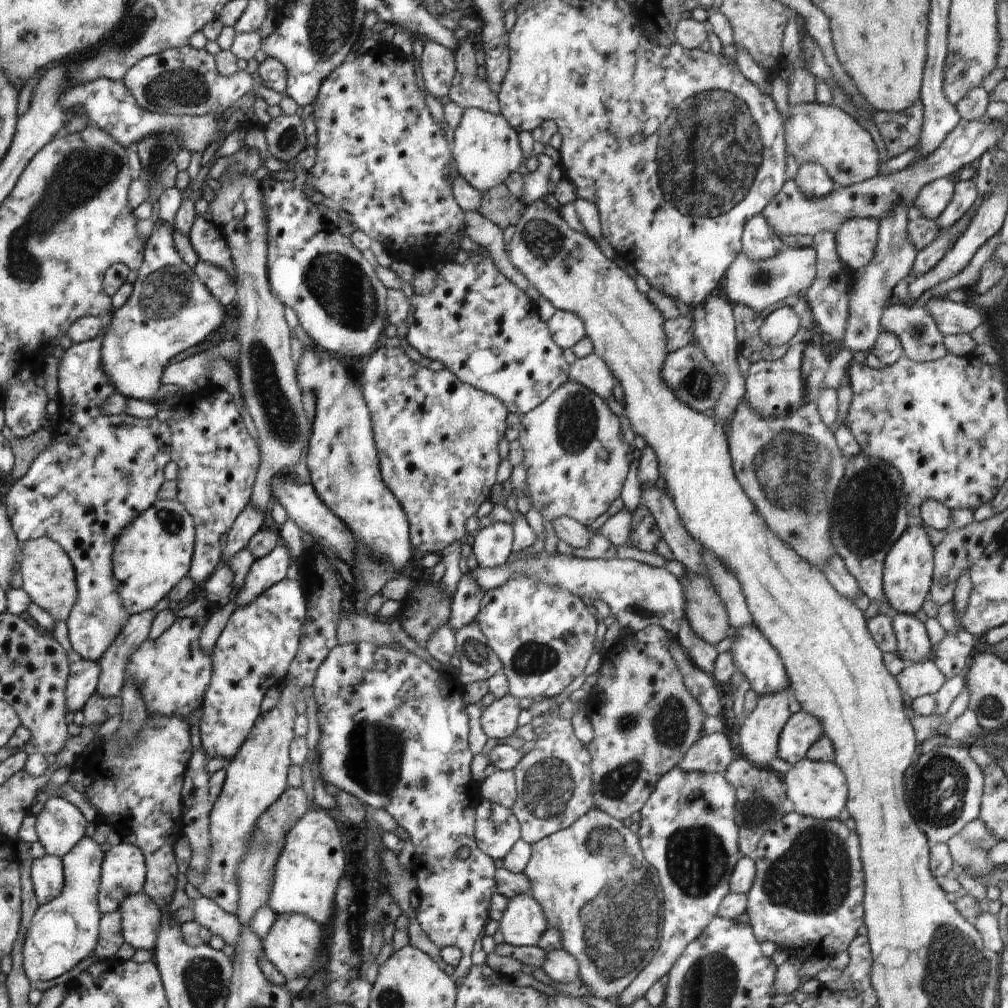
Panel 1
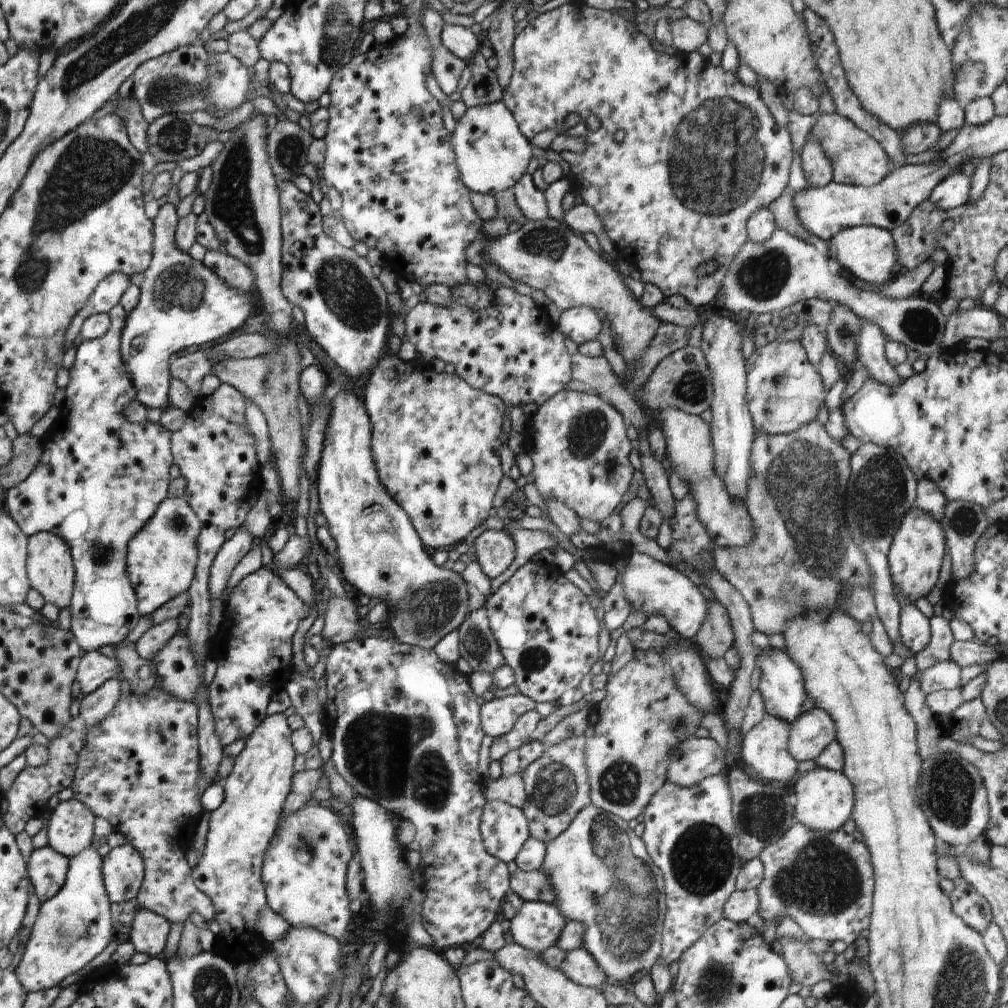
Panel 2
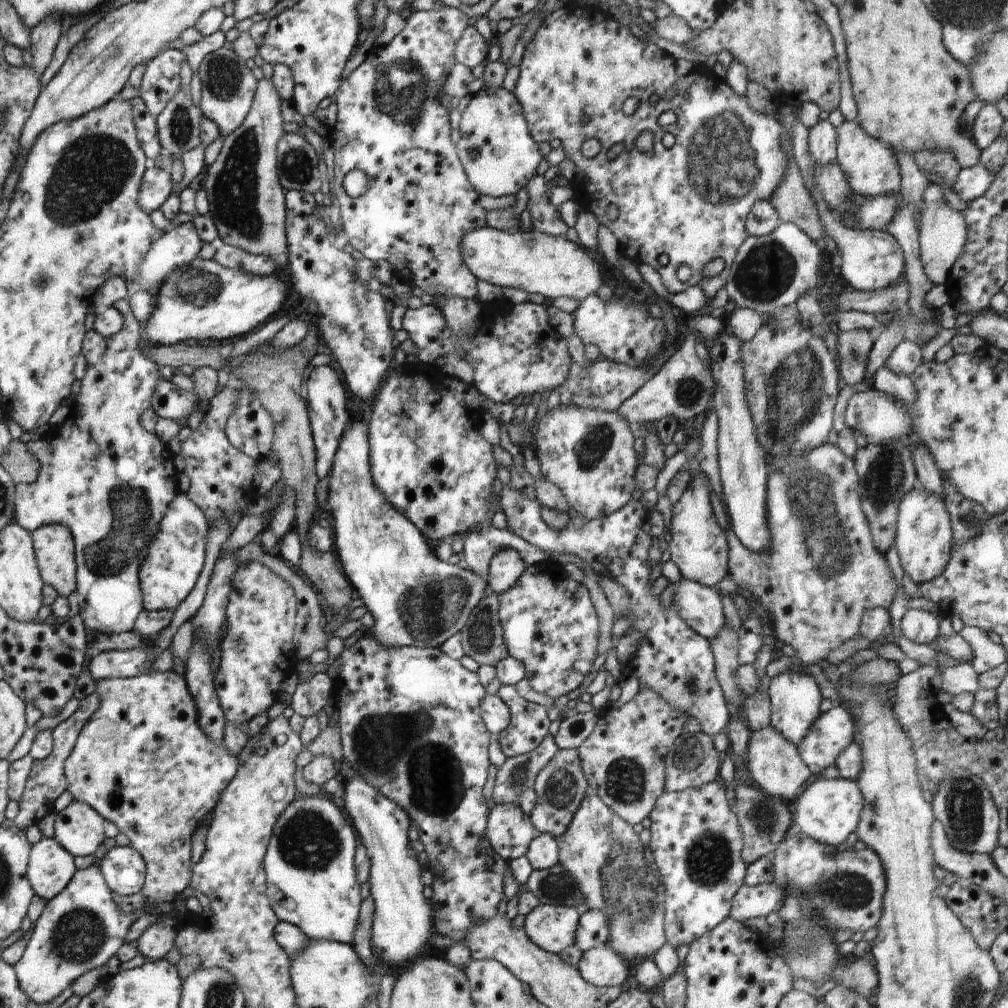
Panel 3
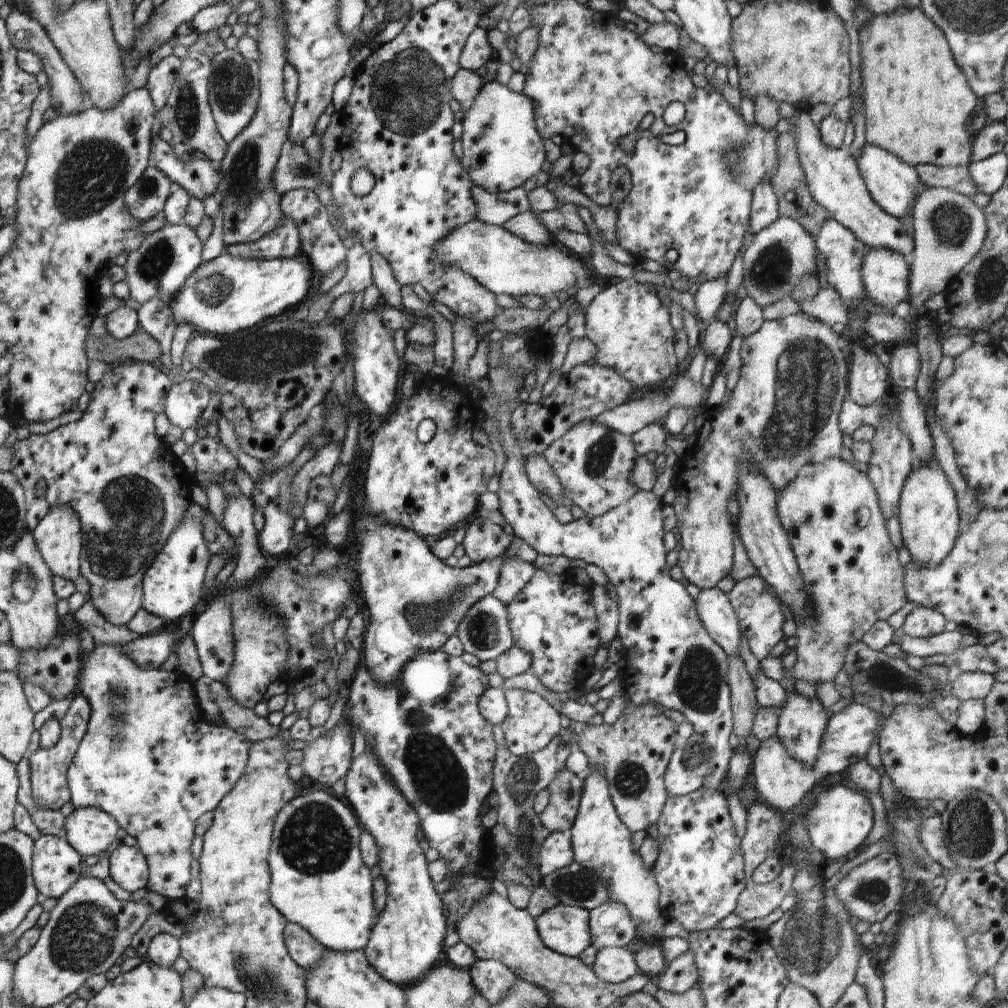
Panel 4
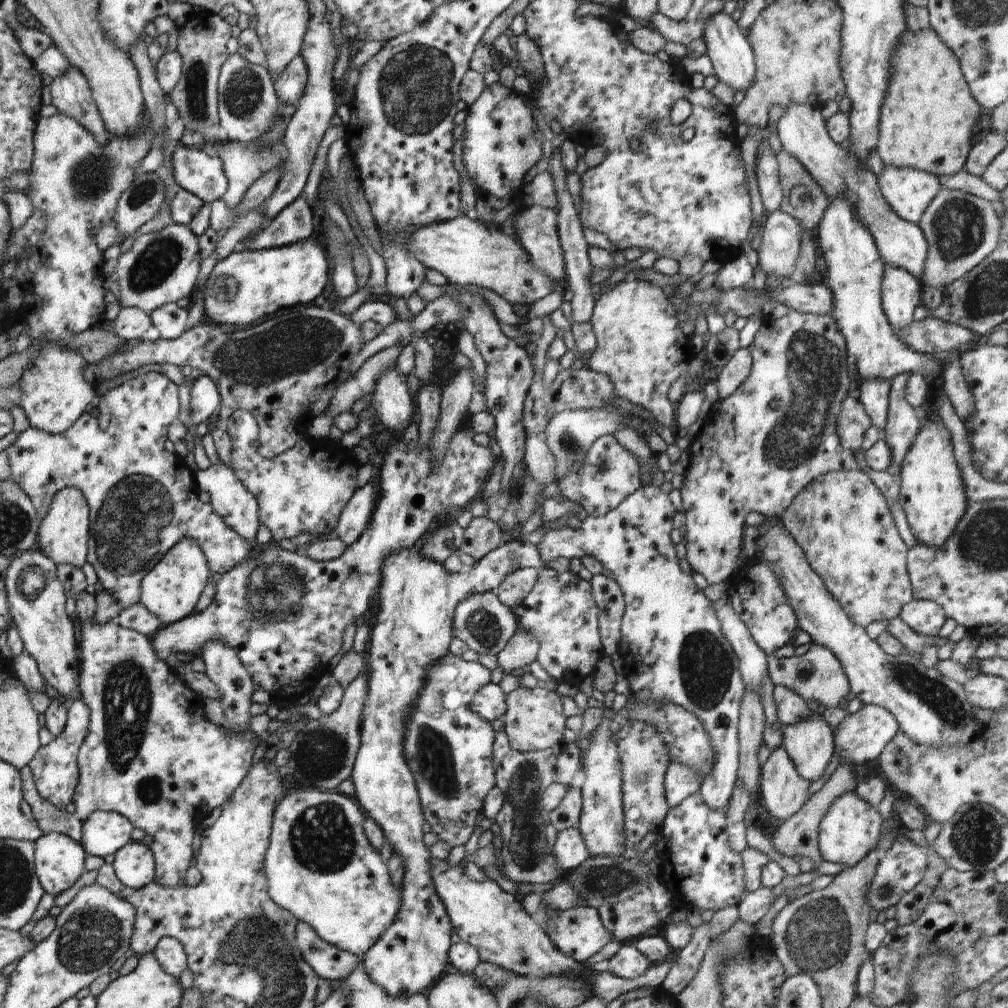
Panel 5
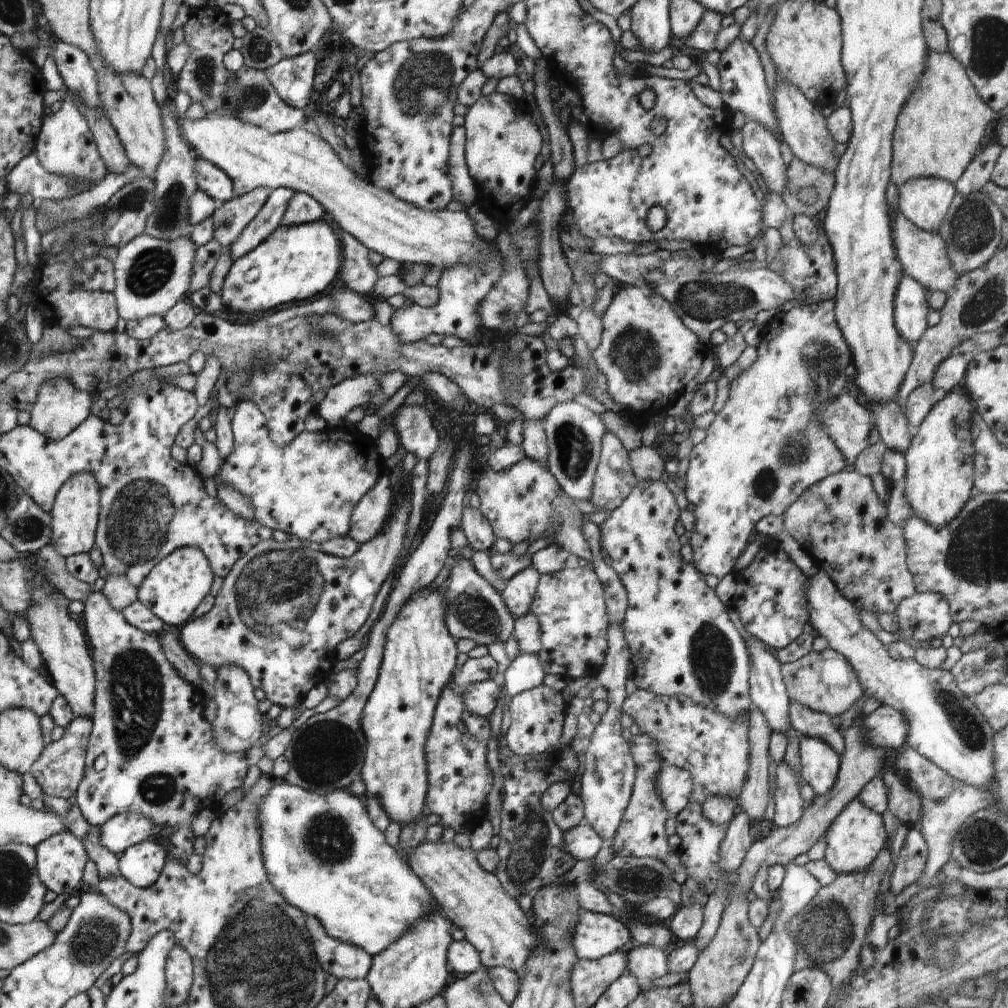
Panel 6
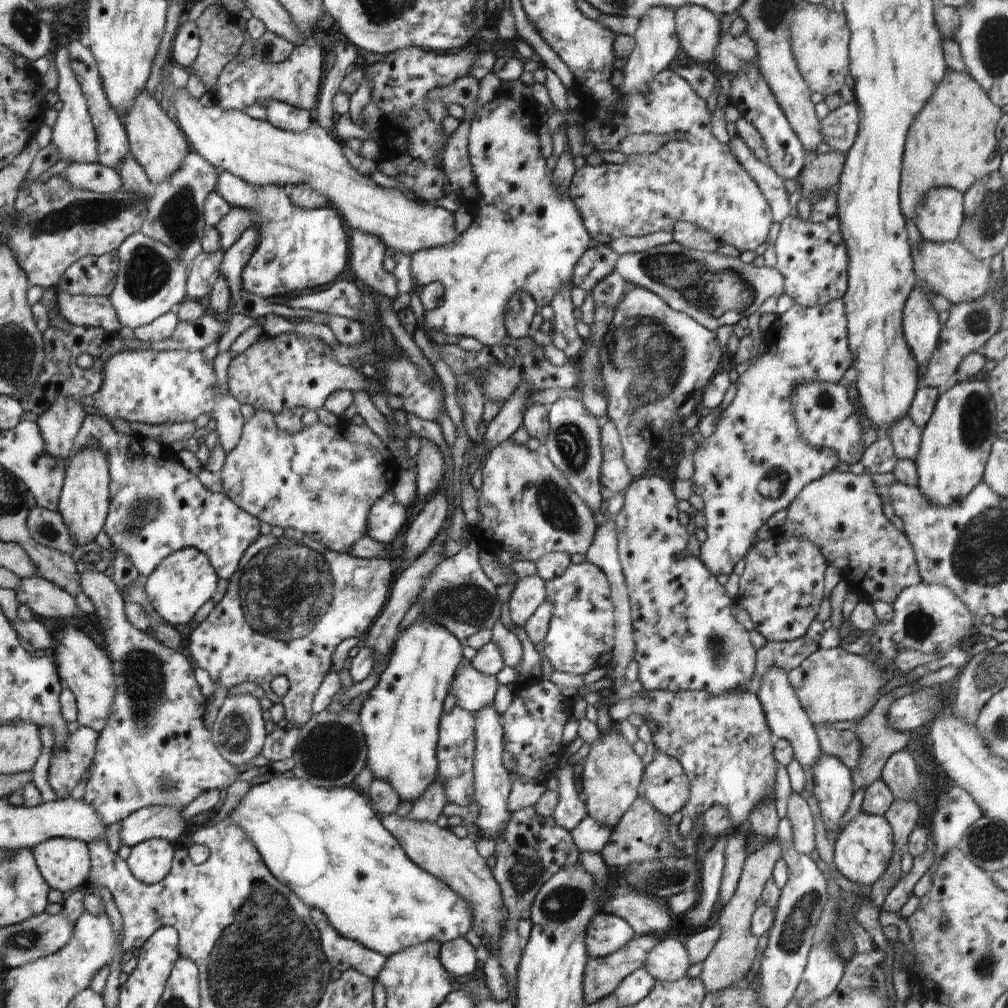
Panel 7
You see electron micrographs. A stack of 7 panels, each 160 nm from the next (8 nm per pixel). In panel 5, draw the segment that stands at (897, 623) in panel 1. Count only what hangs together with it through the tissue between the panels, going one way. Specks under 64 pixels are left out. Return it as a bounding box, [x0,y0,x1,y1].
[899,599,947,637]

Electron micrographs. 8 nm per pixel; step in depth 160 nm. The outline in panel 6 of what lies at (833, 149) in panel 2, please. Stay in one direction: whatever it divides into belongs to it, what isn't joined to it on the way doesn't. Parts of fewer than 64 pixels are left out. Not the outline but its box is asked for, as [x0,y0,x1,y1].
[897,177,955,233]

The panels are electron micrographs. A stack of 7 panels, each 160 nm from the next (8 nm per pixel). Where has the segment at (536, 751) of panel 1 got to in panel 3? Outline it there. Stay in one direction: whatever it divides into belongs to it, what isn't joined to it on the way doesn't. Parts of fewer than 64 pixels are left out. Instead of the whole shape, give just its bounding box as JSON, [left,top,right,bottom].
[529,749,590,840]

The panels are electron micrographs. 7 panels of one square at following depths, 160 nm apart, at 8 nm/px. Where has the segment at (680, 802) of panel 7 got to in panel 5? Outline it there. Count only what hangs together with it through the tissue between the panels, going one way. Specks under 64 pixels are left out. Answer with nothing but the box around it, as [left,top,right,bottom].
[665,763,701,808]

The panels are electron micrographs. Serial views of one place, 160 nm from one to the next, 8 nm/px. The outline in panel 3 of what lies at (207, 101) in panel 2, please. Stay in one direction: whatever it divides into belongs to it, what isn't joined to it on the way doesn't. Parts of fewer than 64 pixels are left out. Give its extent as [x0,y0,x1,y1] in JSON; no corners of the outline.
[139,49,184,118]

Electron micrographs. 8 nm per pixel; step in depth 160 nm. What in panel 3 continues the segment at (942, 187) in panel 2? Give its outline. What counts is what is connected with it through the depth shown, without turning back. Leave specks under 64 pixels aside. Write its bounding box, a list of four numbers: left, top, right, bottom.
[951,162,993,202]

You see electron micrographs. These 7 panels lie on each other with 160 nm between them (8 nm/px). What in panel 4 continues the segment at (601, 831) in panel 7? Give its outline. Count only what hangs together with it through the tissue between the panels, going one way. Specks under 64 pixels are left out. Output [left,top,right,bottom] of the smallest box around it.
[537,832,574,875]

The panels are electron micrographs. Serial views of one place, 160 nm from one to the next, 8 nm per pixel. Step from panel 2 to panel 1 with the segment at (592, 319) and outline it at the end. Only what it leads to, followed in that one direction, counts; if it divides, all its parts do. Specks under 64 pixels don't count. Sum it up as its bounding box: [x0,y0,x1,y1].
[547,310,586,350]

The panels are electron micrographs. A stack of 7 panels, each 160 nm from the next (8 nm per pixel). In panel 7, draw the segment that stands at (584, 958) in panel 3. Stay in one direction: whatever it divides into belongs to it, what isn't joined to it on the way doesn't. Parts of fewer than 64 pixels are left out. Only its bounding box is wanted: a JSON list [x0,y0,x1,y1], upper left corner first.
[642,937,691,982]

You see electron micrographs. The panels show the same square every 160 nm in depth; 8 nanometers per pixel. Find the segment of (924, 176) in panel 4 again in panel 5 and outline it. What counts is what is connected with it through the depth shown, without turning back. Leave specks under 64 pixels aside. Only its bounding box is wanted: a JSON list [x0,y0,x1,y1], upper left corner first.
[937,168,1000,202]

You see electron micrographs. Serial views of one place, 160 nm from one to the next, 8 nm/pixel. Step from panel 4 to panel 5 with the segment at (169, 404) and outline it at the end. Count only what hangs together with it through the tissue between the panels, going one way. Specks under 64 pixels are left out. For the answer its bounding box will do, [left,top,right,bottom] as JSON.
[190,375,221,426]

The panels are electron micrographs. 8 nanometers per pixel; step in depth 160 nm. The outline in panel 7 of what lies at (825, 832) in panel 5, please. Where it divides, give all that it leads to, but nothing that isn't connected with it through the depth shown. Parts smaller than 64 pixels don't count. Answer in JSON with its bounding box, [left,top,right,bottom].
[834,811,893,887]

